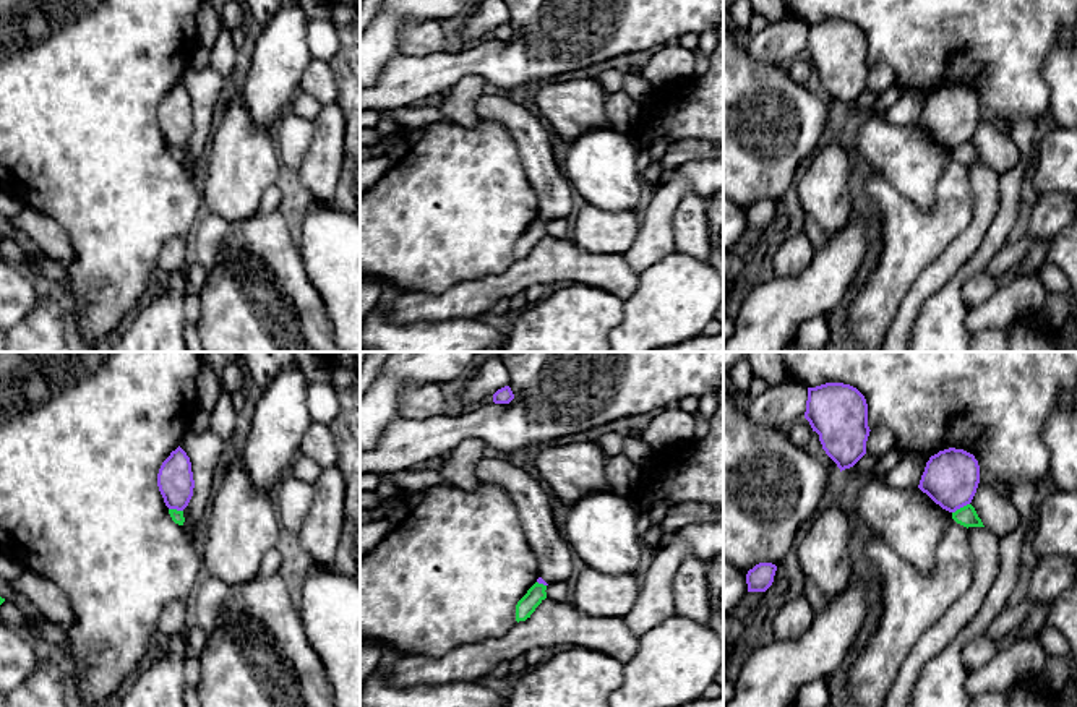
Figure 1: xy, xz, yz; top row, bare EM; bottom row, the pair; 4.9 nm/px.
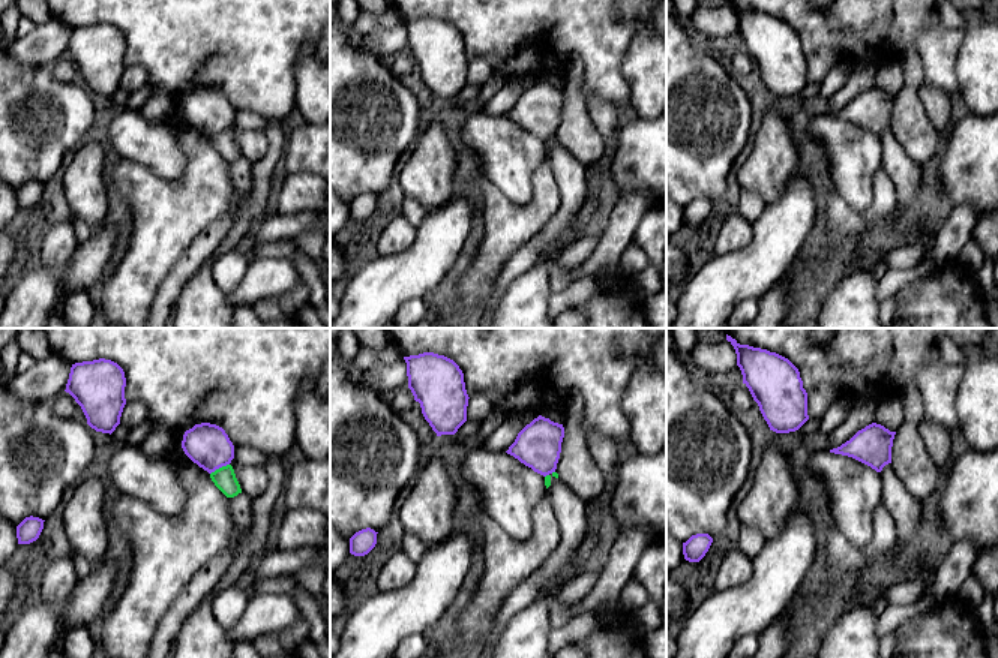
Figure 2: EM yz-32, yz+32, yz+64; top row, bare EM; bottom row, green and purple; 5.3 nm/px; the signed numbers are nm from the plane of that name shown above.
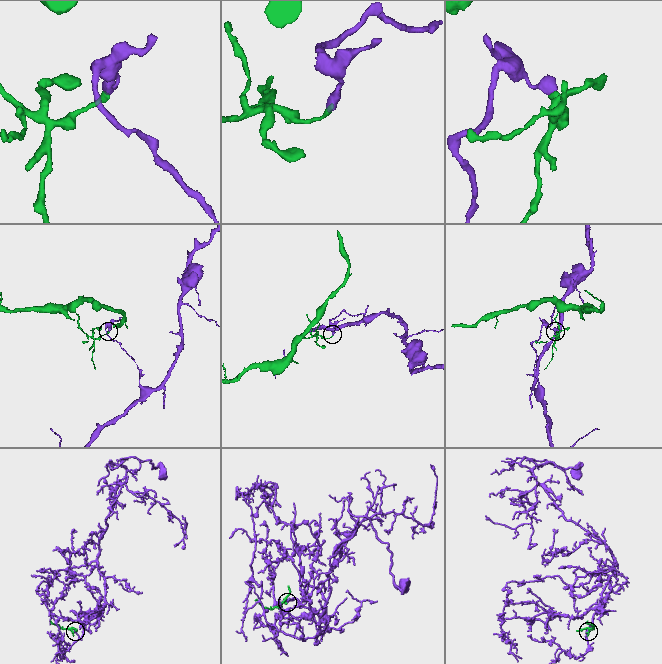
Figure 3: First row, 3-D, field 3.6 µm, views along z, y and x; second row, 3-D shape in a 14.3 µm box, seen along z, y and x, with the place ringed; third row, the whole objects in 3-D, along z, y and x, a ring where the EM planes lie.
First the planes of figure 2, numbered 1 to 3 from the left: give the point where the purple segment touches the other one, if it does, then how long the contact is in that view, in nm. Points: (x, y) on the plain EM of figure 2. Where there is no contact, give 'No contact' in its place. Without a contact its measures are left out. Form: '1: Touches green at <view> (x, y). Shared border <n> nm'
1: Touches green at yz-32 (219, 132). Shared border 120 nm
2: Touches green at yz+32 (547, 140). Shared border 30 nm
3: No contact

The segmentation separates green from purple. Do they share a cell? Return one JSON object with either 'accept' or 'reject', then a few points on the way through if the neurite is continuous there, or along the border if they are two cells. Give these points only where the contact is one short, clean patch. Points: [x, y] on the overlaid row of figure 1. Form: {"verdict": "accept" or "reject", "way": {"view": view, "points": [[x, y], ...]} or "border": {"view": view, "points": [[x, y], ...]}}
{"verdict": "reject", "border": {"view": "yz", "points": [[969, 503], [952, 513]]}}

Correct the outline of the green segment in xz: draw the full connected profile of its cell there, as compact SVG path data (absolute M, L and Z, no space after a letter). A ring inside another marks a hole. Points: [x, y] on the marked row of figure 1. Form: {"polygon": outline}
{"polygon": "M535 582L516 605L516 621L526 621L547 598L547 585Z"}

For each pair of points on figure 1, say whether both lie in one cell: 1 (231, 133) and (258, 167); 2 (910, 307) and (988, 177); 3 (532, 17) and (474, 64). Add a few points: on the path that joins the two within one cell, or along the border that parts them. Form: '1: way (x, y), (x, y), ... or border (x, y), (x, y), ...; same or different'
1: way (237, 141), (239, 148), (250, 159); same
2: way (938, 274), (974, 235), (985, 209); same
3: way (521, 33), (497, 60), (490, 60); same

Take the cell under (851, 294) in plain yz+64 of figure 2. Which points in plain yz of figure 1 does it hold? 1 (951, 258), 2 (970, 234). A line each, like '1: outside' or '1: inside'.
1: outside
2: outside

